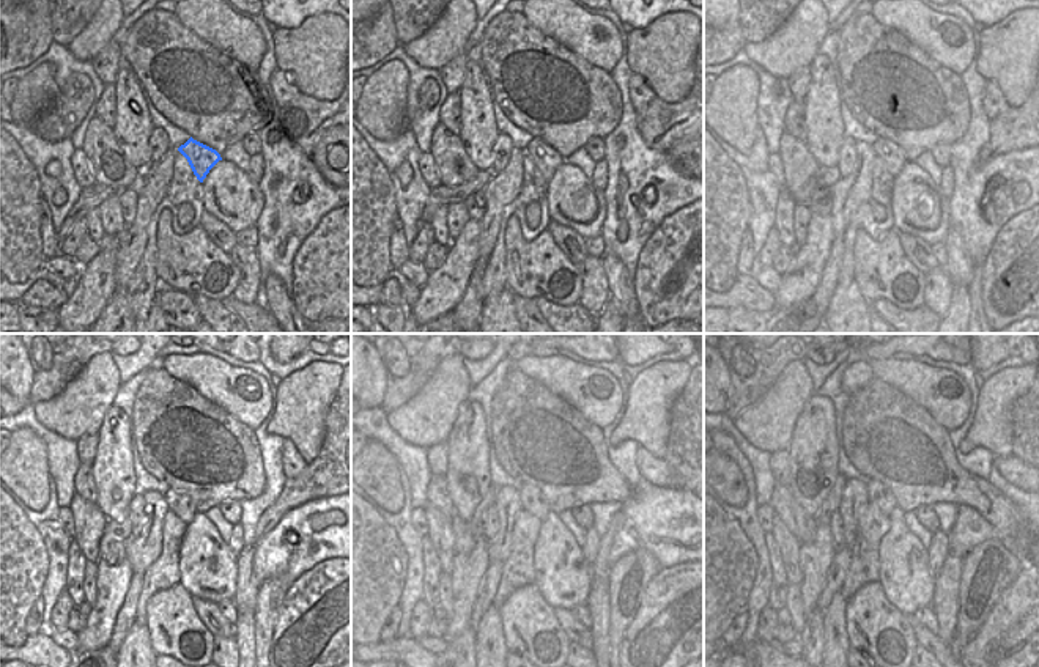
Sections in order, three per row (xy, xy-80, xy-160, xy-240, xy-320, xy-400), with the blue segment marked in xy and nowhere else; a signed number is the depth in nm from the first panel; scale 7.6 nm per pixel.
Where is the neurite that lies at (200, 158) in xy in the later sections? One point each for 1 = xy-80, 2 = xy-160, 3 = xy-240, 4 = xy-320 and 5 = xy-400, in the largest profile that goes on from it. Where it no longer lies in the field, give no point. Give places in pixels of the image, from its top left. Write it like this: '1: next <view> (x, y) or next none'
1: next xy-80 (547, 159)
2: next xy-160 (888, 151)
3: next xy-240 (180, 504)
4: next xy-320 (532, 501)
5: next xy-400 (879, 494)

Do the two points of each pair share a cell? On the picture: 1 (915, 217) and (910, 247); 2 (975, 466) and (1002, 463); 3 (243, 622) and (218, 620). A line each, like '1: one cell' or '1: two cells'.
1: two cells
2: two cells
3: two cells

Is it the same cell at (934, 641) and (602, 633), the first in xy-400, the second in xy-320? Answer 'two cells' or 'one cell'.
two cells

